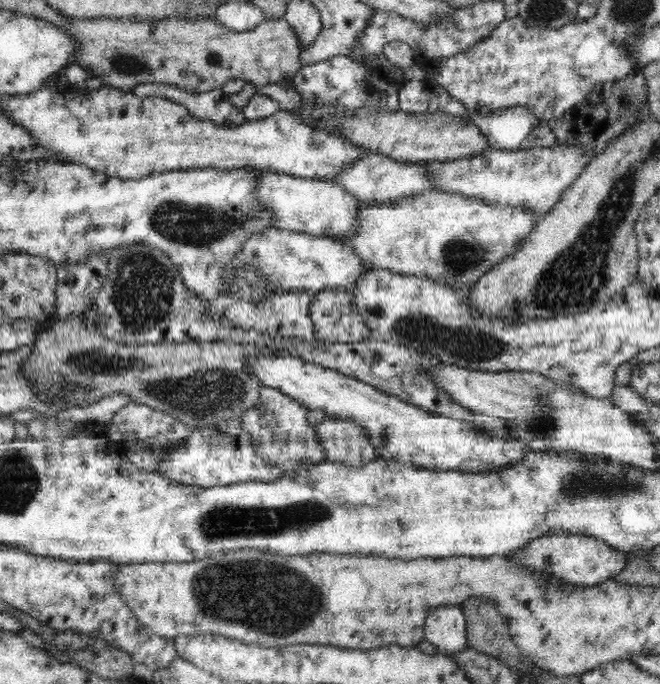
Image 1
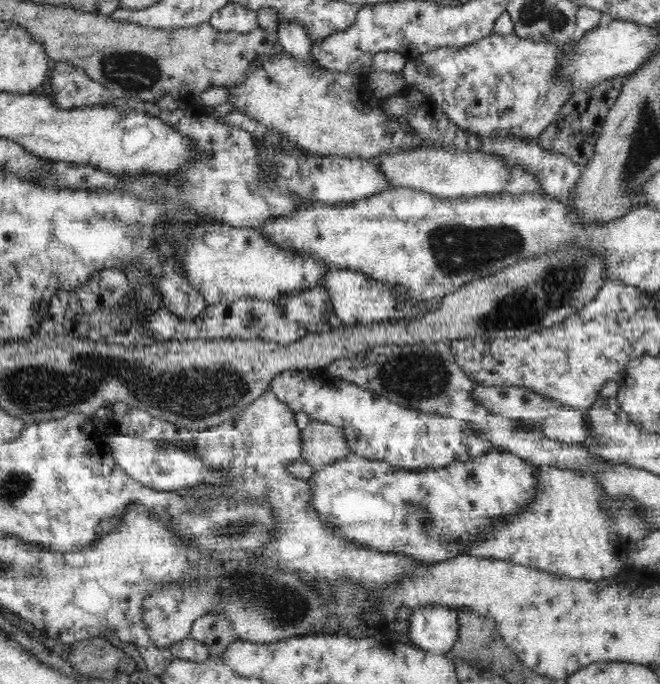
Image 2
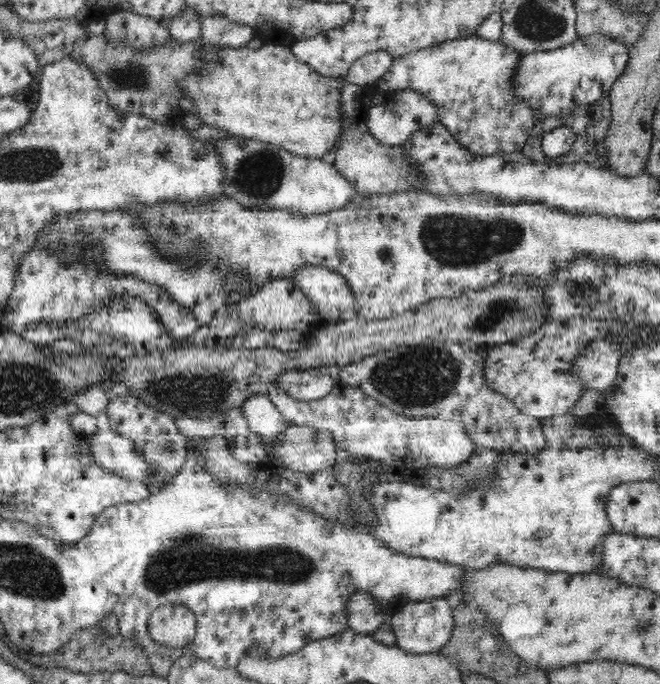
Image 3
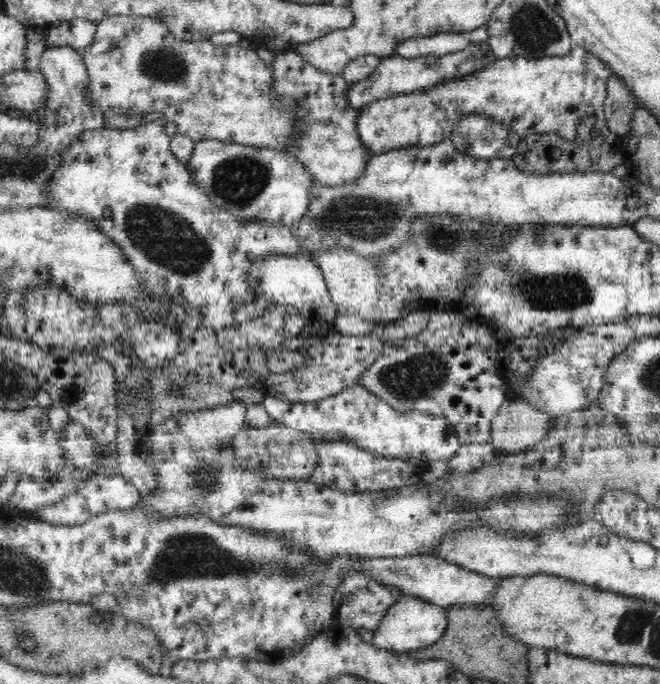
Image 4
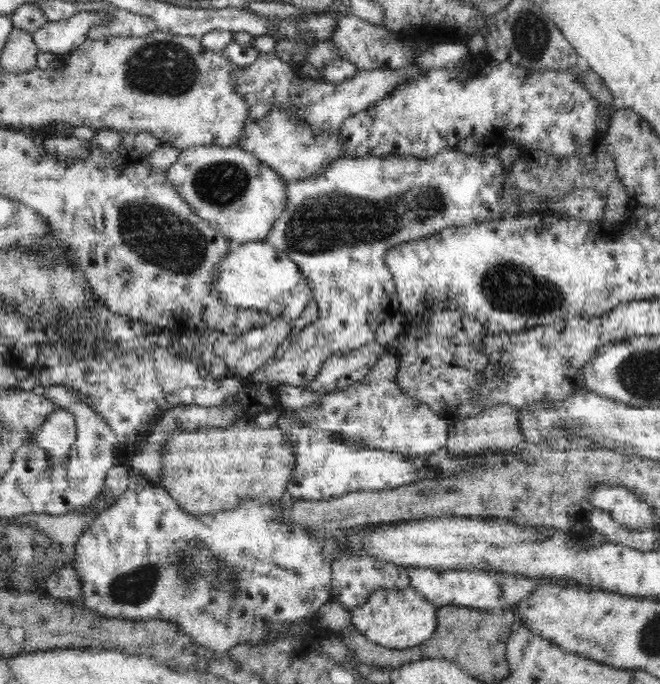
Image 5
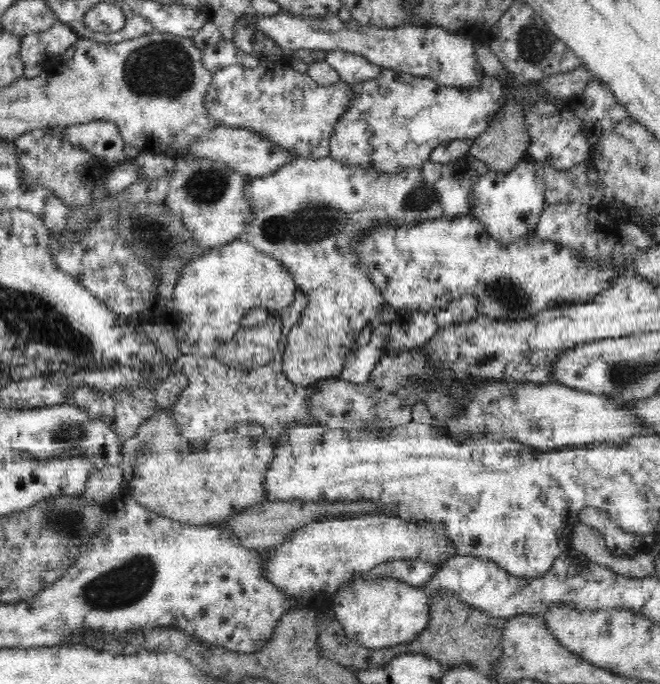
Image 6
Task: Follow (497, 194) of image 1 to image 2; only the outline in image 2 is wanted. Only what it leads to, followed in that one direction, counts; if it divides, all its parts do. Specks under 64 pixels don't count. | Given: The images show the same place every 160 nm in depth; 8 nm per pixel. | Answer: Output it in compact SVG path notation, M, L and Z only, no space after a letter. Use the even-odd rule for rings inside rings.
M424 147L399 150L368 159L379 168L386 180L394 187L411 188L430 193L440 198L458 198L508 193L514 196L542 193L535 174L525 171L523 166L507 166L501 156L483 152L456 152L452 150Z

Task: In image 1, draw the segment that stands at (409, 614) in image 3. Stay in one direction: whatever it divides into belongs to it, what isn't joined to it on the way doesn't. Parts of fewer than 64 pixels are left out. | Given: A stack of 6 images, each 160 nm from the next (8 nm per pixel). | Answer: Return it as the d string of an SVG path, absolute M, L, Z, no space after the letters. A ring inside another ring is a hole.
M446 604L430 610L425 620L425 640L434 644L438 652L452 655L468 648L467 631L465 630L465 616L460 604Z

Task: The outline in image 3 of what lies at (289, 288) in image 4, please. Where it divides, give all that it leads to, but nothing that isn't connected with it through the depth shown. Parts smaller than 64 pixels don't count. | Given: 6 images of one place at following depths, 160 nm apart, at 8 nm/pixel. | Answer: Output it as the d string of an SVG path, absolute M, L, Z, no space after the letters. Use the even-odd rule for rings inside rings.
M304 266L304 268L298 268L290 278L301 288L303 295L312 305L318 309L318 315L322 317L324 325L329 323L341 324L345 320L358 318L351 288L338 273L325 267Z

